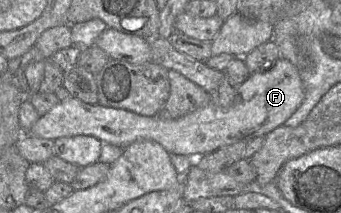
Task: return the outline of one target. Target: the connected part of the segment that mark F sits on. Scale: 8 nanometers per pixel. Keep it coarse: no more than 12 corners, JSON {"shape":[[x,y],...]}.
{"shape":[[284,58],[251,73],[228,107],[176,119],[69,97],[28,133],[151,140],[199,157],[283,126],[305,98]]}

